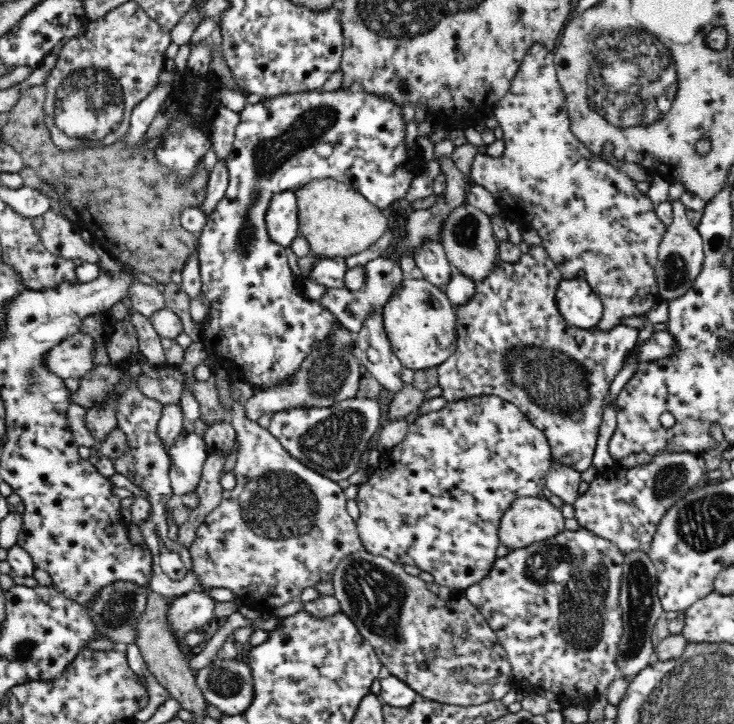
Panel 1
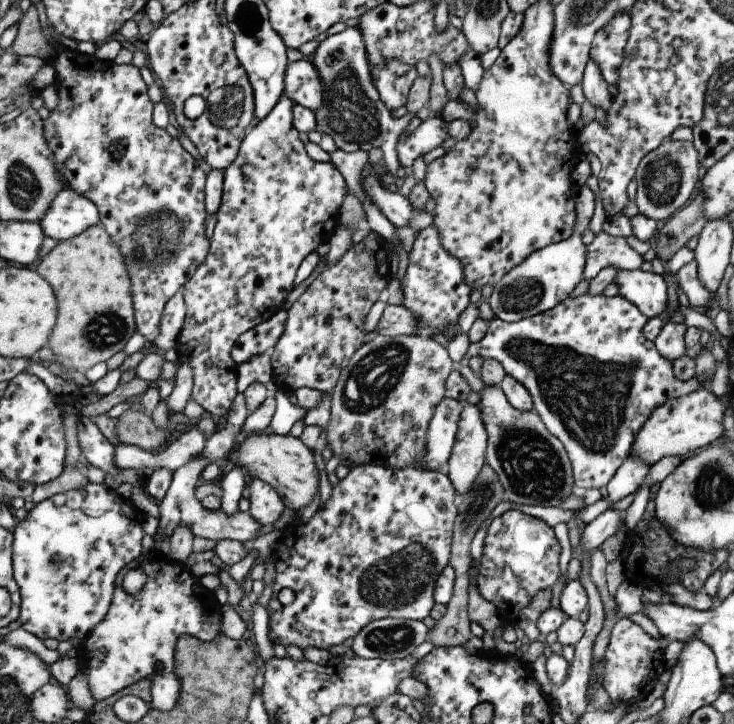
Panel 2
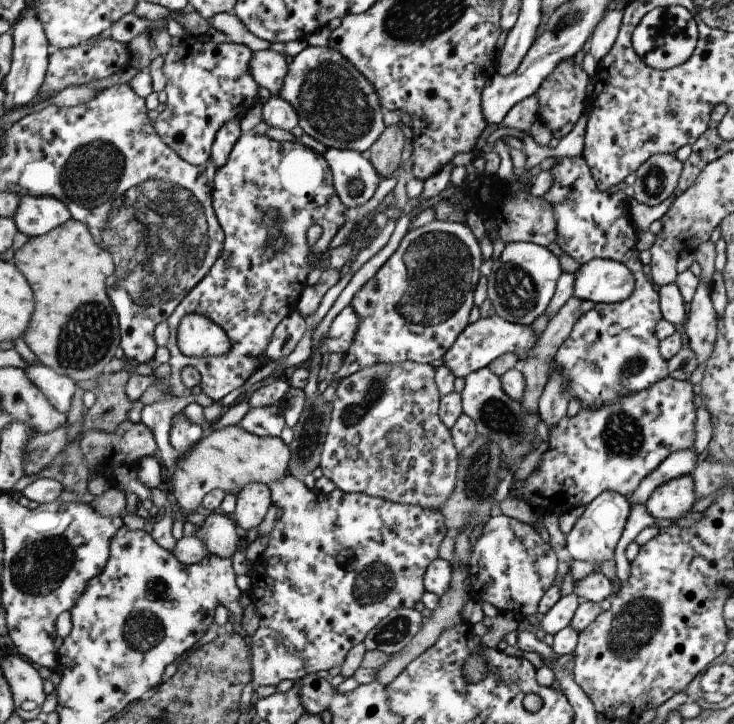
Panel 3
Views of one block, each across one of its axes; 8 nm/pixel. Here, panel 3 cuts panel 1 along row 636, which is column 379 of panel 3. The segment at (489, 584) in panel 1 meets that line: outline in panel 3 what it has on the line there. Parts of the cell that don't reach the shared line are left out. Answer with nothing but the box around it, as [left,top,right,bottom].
[251,475,448,690]

